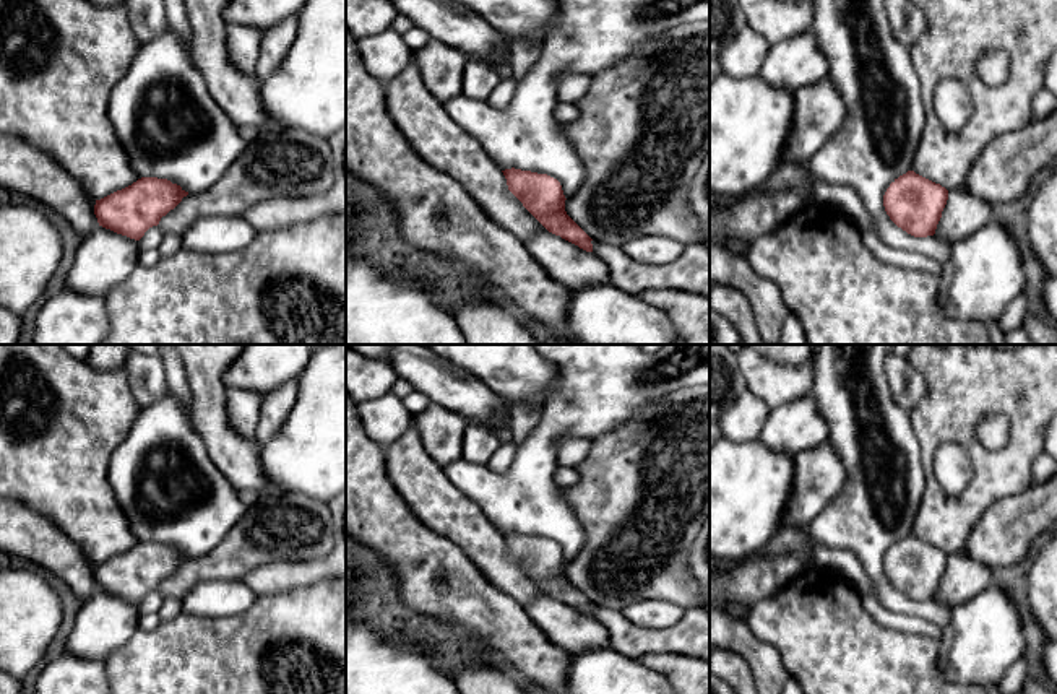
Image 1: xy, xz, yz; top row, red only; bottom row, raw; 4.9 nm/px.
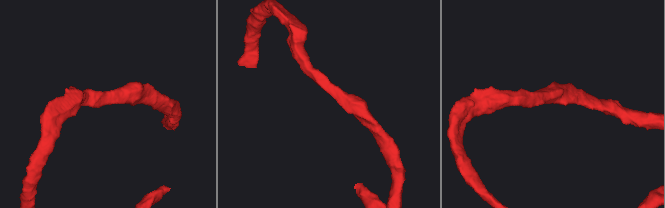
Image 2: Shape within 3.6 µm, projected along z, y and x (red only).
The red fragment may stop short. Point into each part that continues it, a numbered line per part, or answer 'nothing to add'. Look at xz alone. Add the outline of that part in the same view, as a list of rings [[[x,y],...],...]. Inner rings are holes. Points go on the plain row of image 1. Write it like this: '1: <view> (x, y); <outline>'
1: xz (422, 485); [[[414,419],[398,439],[385,445],[385,458],[386,473],[409,510],[430,531],[459,546],[494,587],[511,596],[521,606],[539,596],[549,596],[508,554],[502,533],[487,520],[482,510],[469,497],[461,494],[445,475],[443,466],[429,457]]]

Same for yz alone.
1: yz (965, 382); [[[911,345],[908,361],[927,384],[922,401],[909,410],[927,471],[911,535],[951,556],[963,551],[974,525],[994,502],[1021,494],[1034,484],[1034,462],[1044,452],[1046,429],[1057,413],[1057,345],[1025,345],[1020,349]],[[990,413],[1002,413],[1010,421],[1008,442],[999,450],[987,450],[976,437],[979,421]],[[943,444],[961,445],[971,460],[973,478],[958,496],[948,496],[932,471],[935,452]]]

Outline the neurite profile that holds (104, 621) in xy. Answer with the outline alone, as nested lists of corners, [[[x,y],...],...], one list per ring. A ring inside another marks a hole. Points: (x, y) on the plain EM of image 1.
[[[97,590],[80,608],[65,642],[65,653],[84,660],[106,660],[138,631],[138,605]]]

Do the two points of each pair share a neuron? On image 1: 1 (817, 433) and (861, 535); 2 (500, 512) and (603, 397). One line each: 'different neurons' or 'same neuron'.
1: different neurons
2: same neuron

